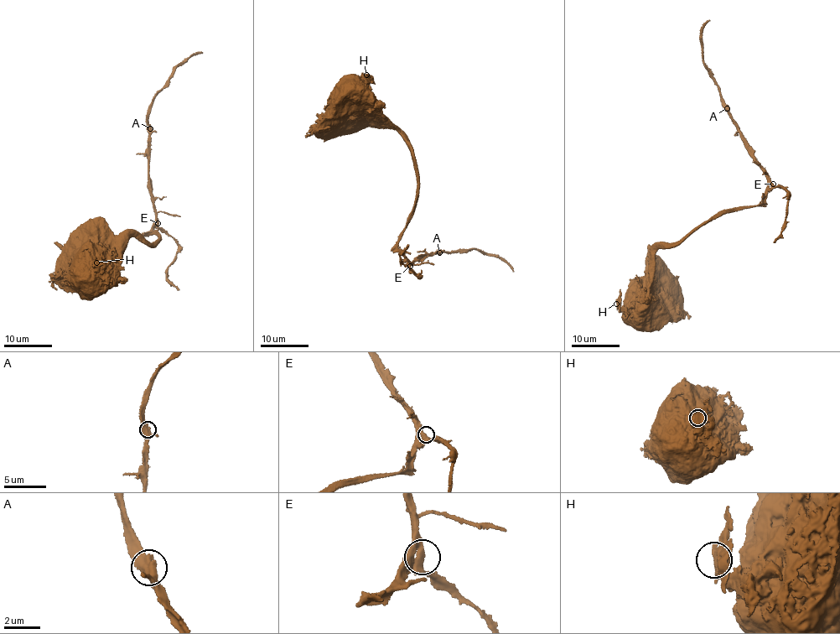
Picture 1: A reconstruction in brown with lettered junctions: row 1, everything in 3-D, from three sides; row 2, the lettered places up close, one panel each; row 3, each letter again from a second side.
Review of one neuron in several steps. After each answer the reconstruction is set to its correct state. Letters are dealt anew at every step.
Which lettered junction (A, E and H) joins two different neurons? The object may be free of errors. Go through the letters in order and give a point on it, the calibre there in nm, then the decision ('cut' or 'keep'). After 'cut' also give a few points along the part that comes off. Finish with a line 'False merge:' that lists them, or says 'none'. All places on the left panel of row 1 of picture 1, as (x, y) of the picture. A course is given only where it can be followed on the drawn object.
A: at (150, 128); 400 nm thick; keep
E: at (158, 223); 400 nm thick; keep
H: at (96, 262); 460 nm thick; keep
False merge: none

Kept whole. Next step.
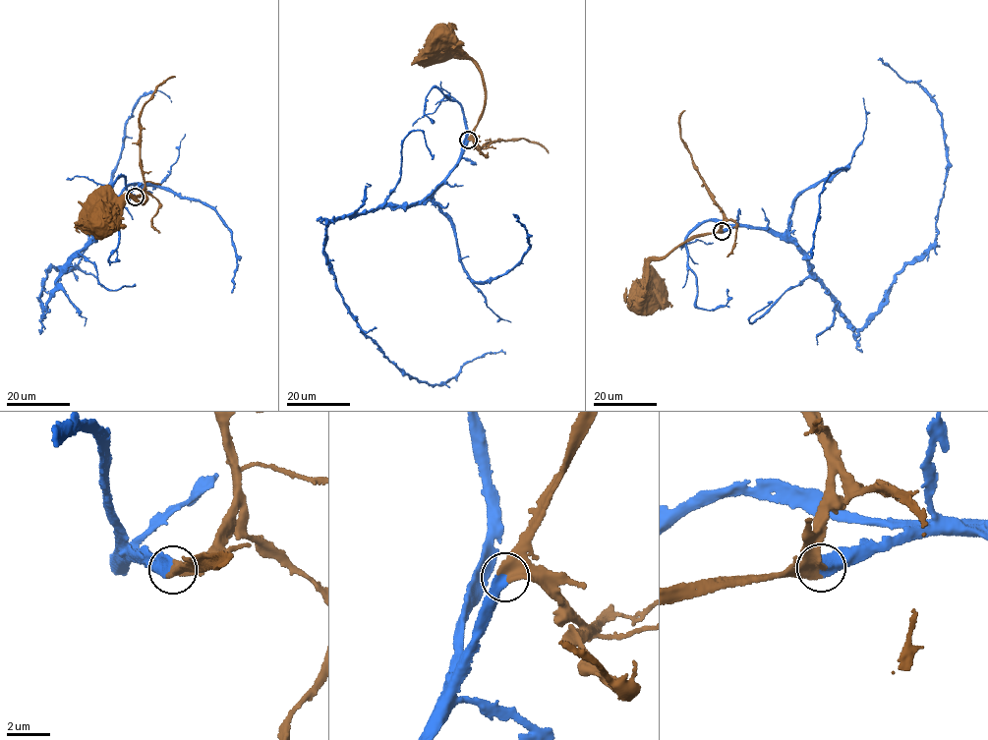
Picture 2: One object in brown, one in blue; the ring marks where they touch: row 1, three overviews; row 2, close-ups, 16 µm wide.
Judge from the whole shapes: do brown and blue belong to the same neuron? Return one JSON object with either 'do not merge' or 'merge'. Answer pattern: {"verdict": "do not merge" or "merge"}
{"verdict": "merge"}

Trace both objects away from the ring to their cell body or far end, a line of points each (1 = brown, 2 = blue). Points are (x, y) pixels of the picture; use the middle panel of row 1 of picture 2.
1: (469, 140), (485, 102), (480, 68), (438, 35), (438, 41)
2: (469, 140), (438, 189), (345, 215), (324, 250), (361, 330), (411, 378), (440, 384), (504, 353)

